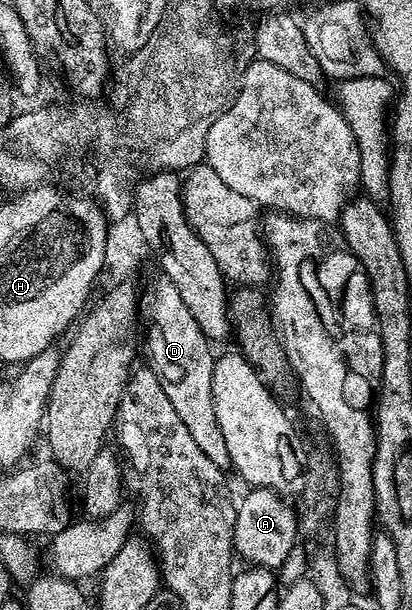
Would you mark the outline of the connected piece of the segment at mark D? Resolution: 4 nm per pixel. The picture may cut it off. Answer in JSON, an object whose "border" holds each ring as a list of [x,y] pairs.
{"border":[[[157,276],[140,294],[140,314],[143,319],[150,318],[150,339],[146,346],[150,349],[149,369],[158,375],[164,388],[164,396],[172,400],[176,416],[184,420],[192,440],[200,447],[200,452],[212,460],[212,464],[226,468],[230,466],[228,444],[224,444],[224,432],[216,424],[216,408],[212,400],[212,372],[214,371],[215,351],[210,351],[212,342],[201,331],[192,312],[180,300],[176,284],[164,276]]]}

